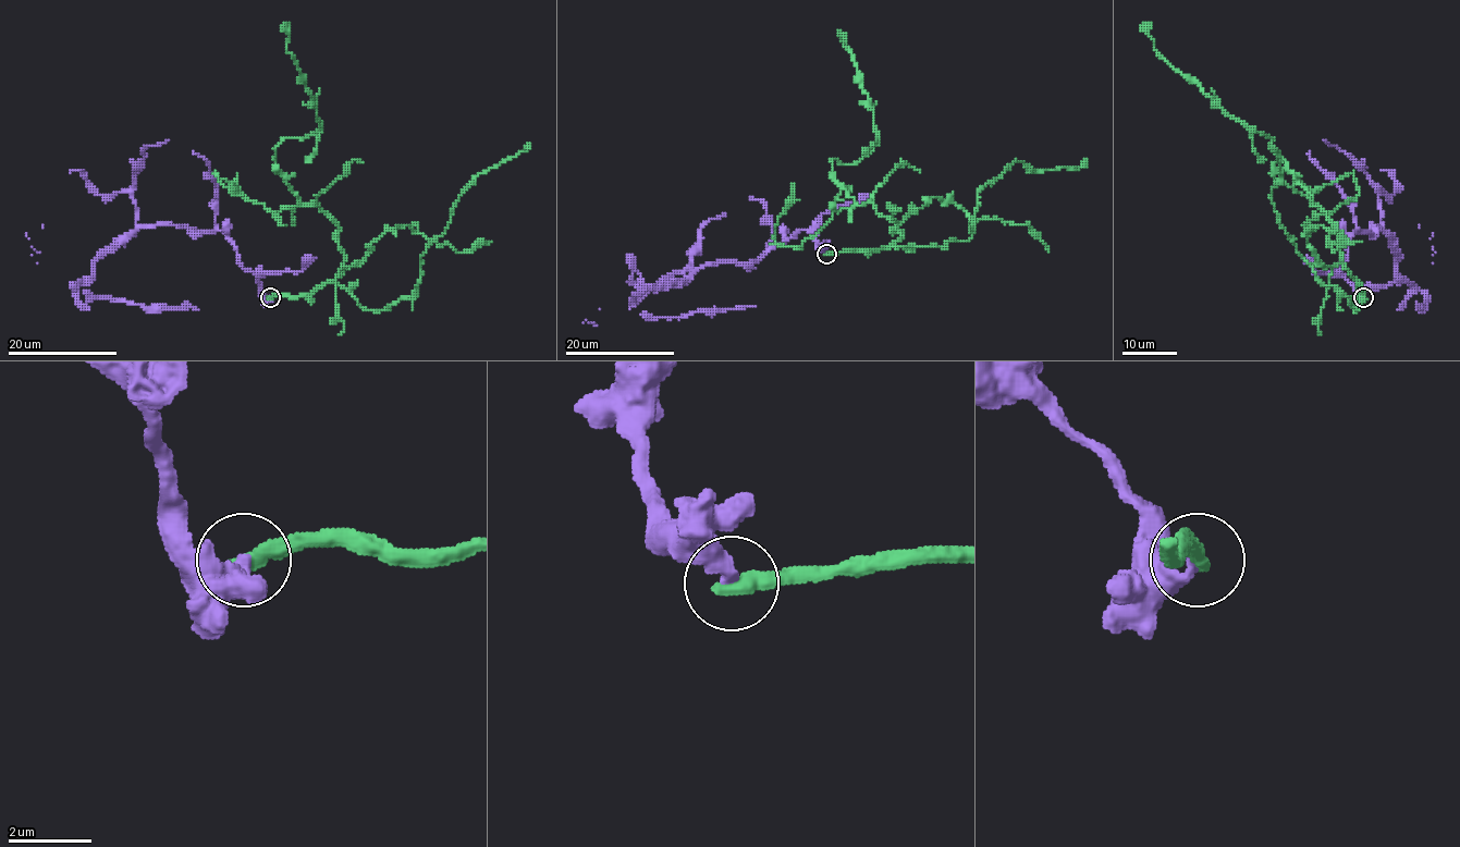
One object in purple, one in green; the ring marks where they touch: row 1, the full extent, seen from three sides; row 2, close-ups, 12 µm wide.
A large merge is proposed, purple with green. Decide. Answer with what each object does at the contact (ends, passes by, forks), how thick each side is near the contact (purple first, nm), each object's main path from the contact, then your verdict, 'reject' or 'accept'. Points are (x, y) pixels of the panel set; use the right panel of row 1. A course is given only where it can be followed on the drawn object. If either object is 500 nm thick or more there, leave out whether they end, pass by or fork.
purple ends | green ends | 320/420 nm | purple via (1363, 298), (1340, 267), (1347, 242), (1372, 224), (1391, 240), (1397, 272), (1427, 297), (1415, 310) | green via (1363, 297), (1339, 249), (1339, 234), (1272, 149), (1275, 138), (1237, 122), (1174, 69), (1154, 49), (1144, 22) | reject

